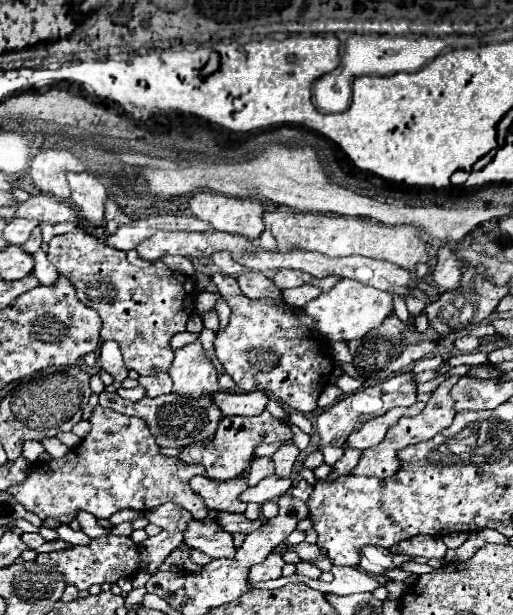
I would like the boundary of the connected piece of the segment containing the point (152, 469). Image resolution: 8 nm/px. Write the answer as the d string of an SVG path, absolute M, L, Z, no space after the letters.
M97 405L89 421L91 431L79 449L71 449L57 461L35 463L29 477L9 489L27 511L41 519L53 517L61 523L71 523L79 509L93 513L97 519L109 519L121 509L149 511L171 501L187 509L195 519L207 517L203 499L189 489L189 479L203 475L201 465L187 465L177 457L159 455L147 423L139 417L127 417Z

